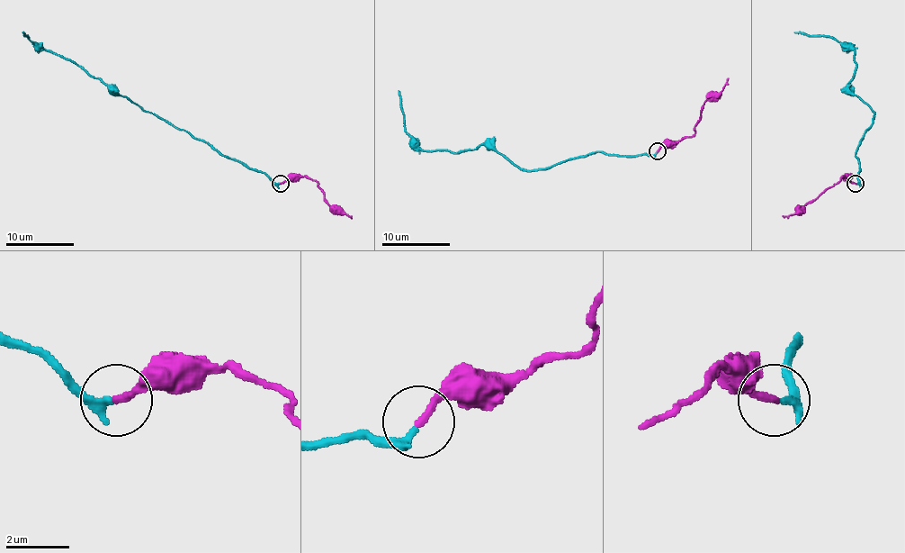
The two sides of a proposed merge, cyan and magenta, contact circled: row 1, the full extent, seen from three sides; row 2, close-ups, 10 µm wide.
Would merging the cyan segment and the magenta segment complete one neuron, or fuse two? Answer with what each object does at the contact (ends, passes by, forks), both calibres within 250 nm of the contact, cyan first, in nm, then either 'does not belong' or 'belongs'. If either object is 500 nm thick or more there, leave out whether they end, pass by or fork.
cyan ends there; magenta ends there; 280 nm thick on the cyan side, 240 nm on the other; belongs

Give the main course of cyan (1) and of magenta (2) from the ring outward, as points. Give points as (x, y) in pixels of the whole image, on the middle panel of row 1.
1: (656, 151), (595, 151), (524, 170), (484, 144), (455, 153), (423, 149), (406, 131), (398, 89)
2: (658, 151), (663, 146), (675, 146), (695, 132), (703, 104), (720, 91), (728, 77)

